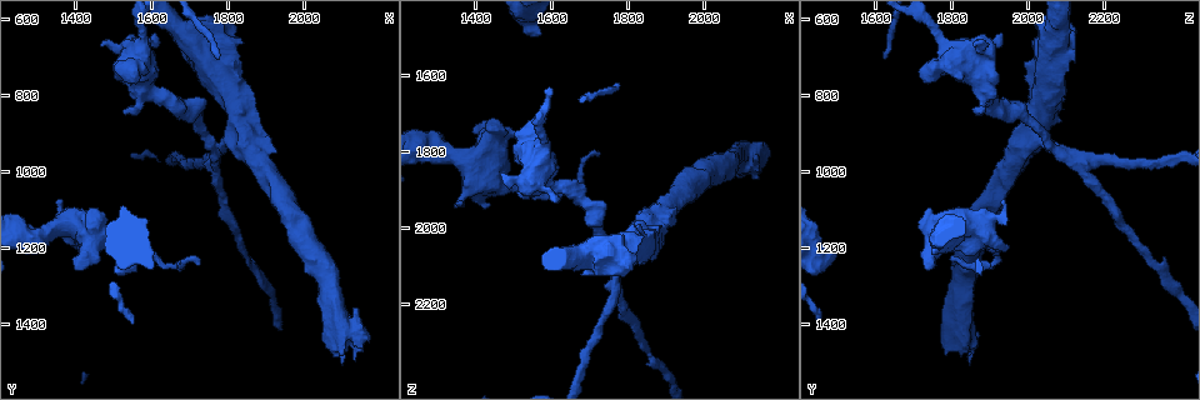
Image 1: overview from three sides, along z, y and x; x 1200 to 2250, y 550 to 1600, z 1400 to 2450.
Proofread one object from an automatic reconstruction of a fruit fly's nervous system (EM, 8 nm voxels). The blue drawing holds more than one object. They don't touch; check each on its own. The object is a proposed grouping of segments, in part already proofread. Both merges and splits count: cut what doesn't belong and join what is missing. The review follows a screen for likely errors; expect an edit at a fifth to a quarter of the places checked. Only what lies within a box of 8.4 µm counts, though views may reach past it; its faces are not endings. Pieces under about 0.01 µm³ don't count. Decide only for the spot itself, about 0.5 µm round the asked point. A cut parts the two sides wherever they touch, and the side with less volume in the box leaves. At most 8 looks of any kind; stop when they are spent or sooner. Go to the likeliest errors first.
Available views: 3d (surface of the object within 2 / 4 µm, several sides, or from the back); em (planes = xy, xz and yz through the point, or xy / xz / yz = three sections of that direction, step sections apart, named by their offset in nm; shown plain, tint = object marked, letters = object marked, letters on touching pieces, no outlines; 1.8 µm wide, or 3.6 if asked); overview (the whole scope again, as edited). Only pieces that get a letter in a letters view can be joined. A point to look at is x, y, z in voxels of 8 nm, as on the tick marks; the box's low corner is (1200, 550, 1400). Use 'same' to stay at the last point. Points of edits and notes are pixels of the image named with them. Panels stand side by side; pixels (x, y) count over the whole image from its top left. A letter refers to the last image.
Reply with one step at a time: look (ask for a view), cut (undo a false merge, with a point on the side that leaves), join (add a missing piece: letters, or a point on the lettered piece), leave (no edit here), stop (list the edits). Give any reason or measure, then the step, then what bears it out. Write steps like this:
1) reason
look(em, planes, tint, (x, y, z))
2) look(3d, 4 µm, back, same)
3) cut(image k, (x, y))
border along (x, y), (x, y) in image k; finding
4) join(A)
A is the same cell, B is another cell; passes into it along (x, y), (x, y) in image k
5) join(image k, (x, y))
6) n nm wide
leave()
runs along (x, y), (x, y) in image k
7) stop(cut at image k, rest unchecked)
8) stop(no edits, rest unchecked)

three arms meet
look(em, xy, step 8, tint, (1775, 970, 2115))

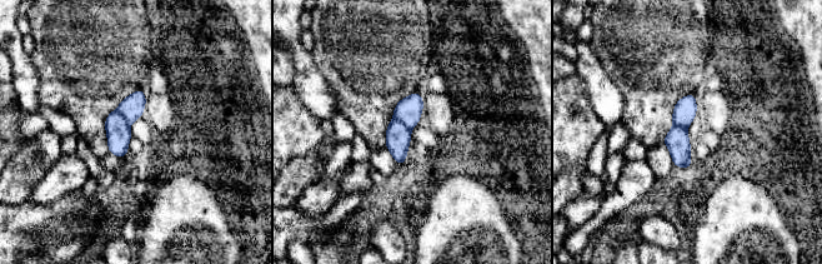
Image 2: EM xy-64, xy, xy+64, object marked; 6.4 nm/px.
another direction
look(em, xz, step 8, tint, same)

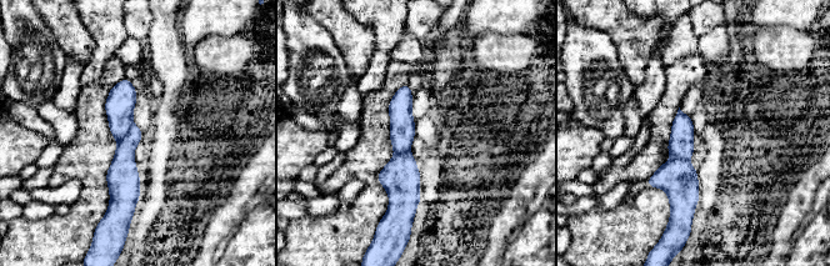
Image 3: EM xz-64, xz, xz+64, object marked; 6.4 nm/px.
see the neighbours
look(em, xz, step 8, letters, same)

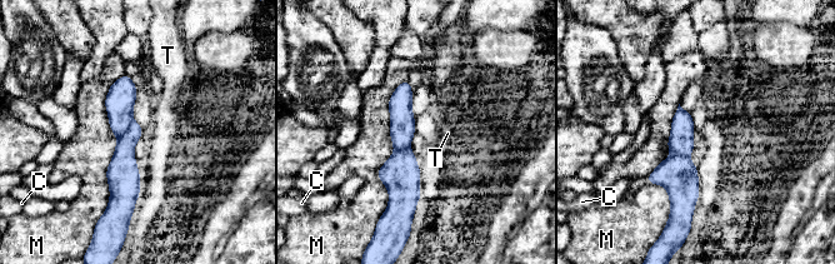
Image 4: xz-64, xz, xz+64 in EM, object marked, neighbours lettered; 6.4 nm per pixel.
M touches over 900 nm
cut(image 4, (120, 99))
C, M and T are other cells; two neurons meet here

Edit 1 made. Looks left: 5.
see it whole again
look(overview)

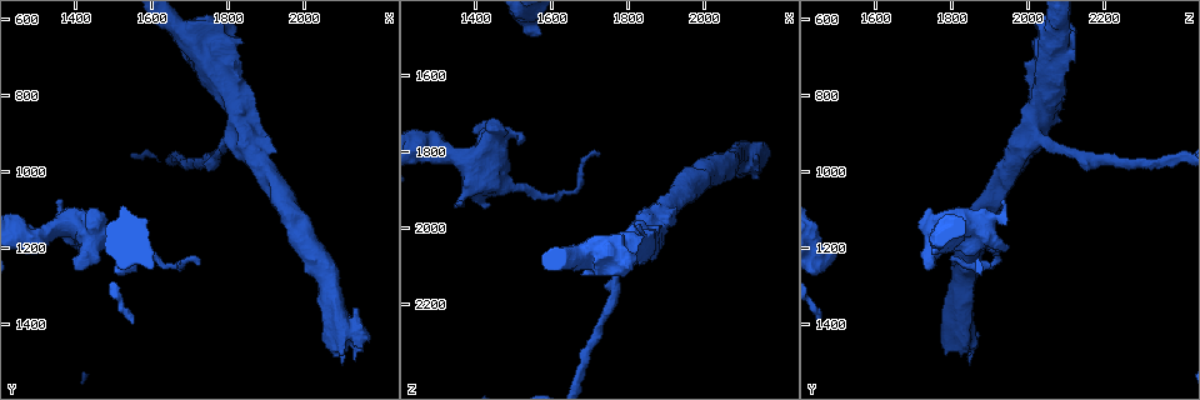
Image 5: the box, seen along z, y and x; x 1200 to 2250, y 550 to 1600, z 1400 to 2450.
thick end
look(3d, 2 µm, back, (1570, 1210, 1500))

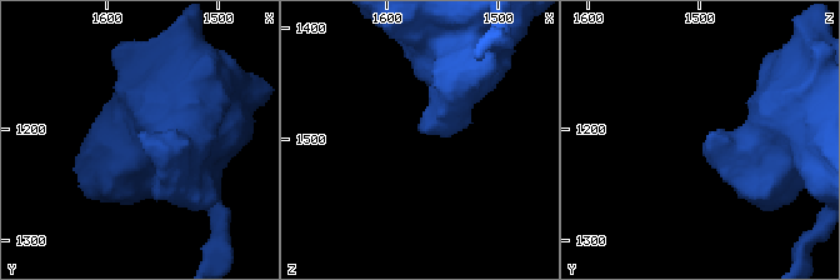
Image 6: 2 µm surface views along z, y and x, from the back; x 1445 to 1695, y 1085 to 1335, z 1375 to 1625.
shape alone is not enough
look(em, xz, step 16, letters, (1568, 1208, 1492))

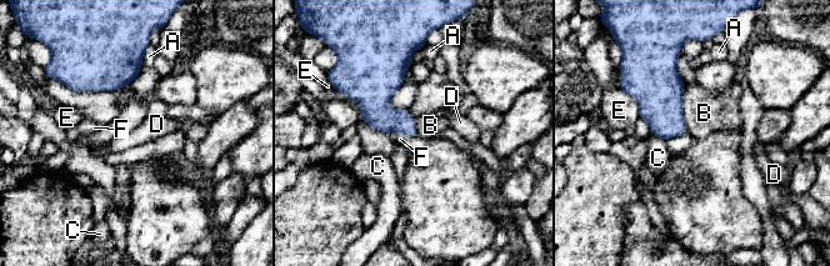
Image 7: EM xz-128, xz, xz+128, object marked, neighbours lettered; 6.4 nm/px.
B touches over 320 nm
leave()
A, B, C, D, E and F are other cells; border along (388, 132), (416, 136) in image 7; none of them fits

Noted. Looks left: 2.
an open end
look(em, planes, letters, (1360, 1075, 1930))

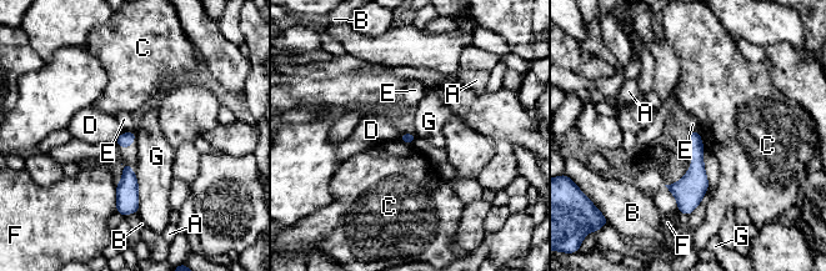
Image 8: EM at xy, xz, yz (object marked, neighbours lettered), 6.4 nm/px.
leave()
A, B, C, D, E, F and G are other cells; border along (691, 130), (697, 131) in image 8; none of them fits

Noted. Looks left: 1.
calibre changes
look(em, 3.6 µm, planes, letters, (2135, 1440, 1830))

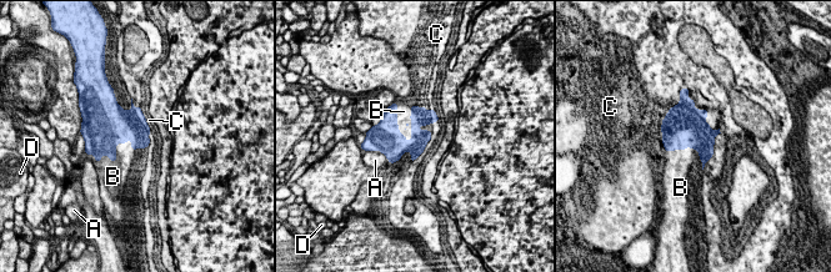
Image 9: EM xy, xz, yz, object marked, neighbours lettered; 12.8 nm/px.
B touches over 800 nm
join(image 9, (128, 160))
B is the same cell, A, C and D are other cells; it goes on there

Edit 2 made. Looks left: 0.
stop(cut at image 4, join at image 9, rest unchecked)

